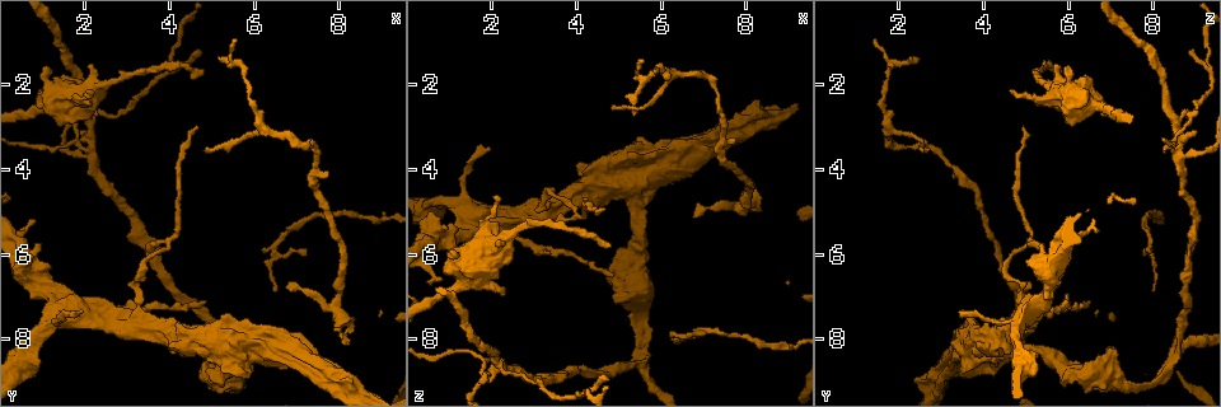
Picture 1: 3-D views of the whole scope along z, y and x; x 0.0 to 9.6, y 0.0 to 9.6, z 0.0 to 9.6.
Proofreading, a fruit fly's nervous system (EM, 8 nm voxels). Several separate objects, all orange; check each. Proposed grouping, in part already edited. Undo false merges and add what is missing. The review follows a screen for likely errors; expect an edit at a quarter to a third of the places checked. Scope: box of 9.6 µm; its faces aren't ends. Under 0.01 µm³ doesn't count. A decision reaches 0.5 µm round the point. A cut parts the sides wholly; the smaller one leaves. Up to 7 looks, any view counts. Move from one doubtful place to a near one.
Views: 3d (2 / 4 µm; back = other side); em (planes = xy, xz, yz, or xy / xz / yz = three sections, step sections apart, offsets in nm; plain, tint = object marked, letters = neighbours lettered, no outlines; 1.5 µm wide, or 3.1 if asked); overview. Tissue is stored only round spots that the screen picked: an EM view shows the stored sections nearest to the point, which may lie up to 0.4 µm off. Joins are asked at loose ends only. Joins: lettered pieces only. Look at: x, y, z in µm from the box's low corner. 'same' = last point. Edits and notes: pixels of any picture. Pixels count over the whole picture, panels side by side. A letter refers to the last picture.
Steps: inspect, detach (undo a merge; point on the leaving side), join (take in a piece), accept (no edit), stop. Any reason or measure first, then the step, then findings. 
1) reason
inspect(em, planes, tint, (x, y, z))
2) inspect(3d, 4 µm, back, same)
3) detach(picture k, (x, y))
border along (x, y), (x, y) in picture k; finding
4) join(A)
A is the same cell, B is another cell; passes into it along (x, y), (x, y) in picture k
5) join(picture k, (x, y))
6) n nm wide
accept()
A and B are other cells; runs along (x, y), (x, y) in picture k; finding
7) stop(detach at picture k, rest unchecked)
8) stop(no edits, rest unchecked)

tapers out
inspect(em, planes, tint, (2.15, 2.15, 4.60))

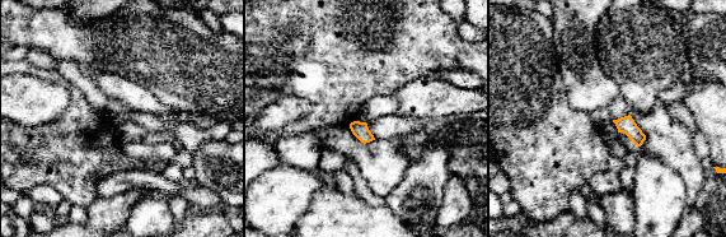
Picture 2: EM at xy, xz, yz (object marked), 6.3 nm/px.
what lies round it
inspect(em, planes, letters, same)

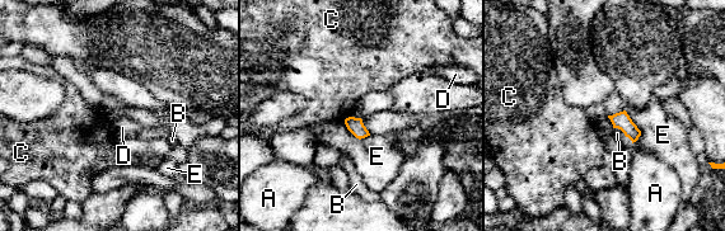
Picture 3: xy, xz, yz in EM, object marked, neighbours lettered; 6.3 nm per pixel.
100 nm wide
accept()
A, B, C, D and E are other cells; border along (607, 117), (613, 127) in picture 3; none of them fits

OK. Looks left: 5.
branch stops here
inspect(3d, 4 µm, back, (5.20, 1.35, 2.25))

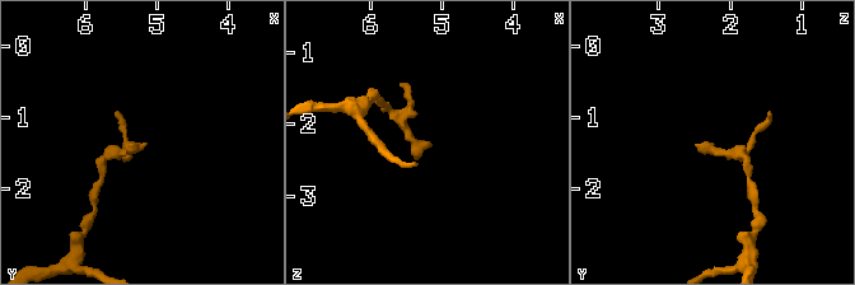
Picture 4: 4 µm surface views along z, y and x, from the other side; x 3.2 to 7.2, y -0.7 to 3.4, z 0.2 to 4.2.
inspect(em, yz, step 8, letters, (5.15, 1.35, 2.25))

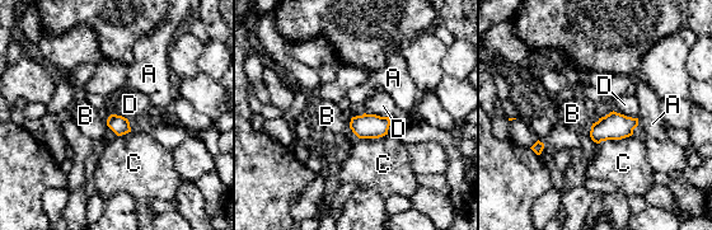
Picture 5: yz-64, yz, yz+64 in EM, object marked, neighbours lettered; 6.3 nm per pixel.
C touches over 220 nm
accept()
A, B, C and D are other cells; none of them fits

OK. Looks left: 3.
free end
inspect(em, xy, step 8, tint, (8.20, 8.95, 2.45))

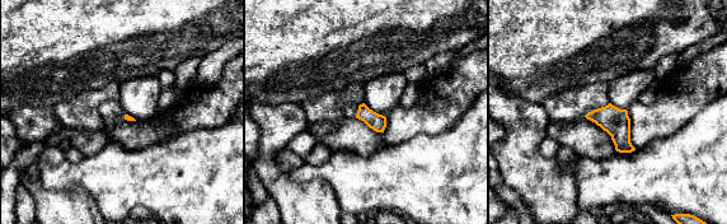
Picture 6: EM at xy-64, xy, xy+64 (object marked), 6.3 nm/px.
another direction
inspect(em, planes, letters, same)

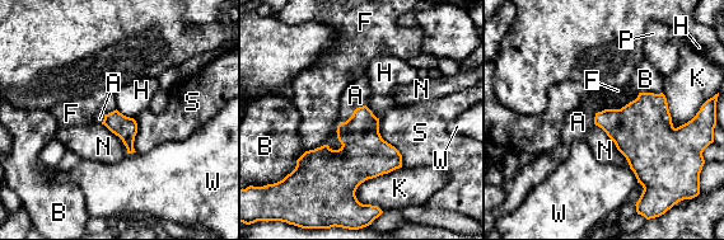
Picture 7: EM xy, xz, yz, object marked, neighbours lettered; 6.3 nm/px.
join(A)
A is the same cell, B, F, H, K, N, P, S and W are other cells; passes into it along (363, 151), (353, 113), (355, 95) in picture 7; it goes on there

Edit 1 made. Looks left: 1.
stop(join at picture 7, rest unchecked)

